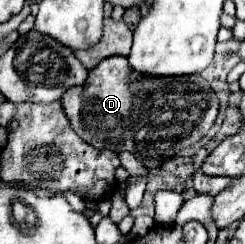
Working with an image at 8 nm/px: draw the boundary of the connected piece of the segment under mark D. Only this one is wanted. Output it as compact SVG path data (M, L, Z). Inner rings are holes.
M126 56L102 60L90 70L84 84L64 92L62 106L82 140L112 152L134 152L148 170L202 140L218 114L218 98L202 76L138 74L132 72Z

